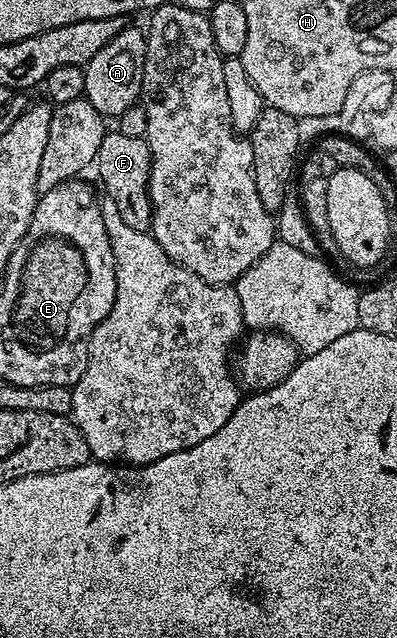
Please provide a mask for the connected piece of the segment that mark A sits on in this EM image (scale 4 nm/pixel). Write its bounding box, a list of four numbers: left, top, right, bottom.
[84,26,146,118]

